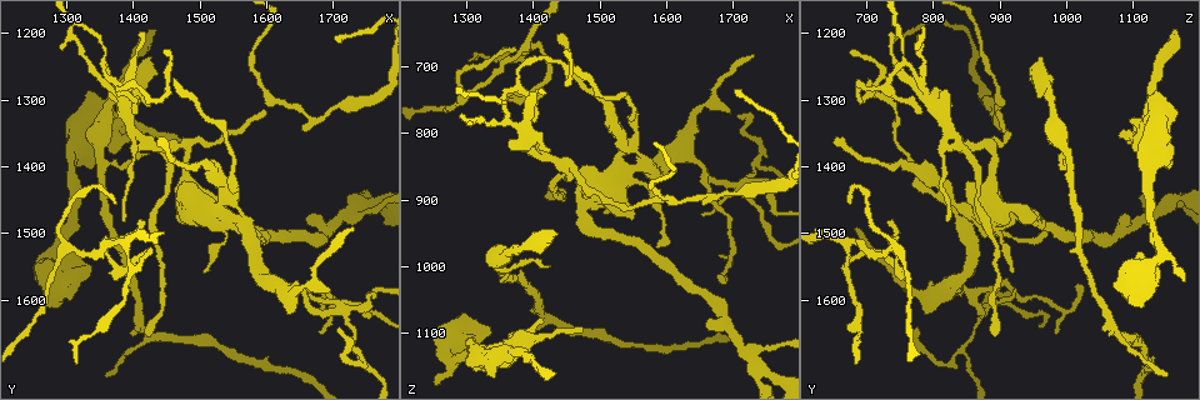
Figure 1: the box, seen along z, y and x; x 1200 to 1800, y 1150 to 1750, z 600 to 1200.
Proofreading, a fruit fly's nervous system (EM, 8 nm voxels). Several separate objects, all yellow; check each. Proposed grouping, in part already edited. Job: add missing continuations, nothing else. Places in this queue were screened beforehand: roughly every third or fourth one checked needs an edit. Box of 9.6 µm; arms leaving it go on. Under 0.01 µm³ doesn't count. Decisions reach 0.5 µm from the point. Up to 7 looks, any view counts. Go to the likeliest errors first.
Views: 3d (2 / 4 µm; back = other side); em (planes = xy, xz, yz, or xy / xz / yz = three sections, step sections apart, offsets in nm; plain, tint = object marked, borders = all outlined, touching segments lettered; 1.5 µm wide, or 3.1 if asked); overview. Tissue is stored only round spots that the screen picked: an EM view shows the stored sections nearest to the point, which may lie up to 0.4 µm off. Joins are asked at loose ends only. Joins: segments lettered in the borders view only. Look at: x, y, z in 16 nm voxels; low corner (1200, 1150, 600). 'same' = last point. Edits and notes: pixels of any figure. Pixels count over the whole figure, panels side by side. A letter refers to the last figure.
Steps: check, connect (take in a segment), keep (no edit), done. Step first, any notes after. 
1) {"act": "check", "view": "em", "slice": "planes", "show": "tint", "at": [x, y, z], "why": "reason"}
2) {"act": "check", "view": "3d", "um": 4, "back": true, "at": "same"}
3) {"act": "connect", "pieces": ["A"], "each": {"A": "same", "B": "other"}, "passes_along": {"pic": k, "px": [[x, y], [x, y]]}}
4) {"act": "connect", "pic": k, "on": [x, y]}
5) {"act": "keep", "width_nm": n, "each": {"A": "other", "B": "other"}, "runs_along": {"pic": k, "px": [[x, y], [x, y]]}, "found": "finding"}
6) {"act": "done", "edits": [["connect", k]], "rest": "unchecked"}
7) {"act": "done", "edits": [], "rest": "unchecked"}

{"act": "check", "view": "em", "slice": "xz", "step": 4, "show": "plain", "at": [1475, 1370, 1090], "why": "thin end"}

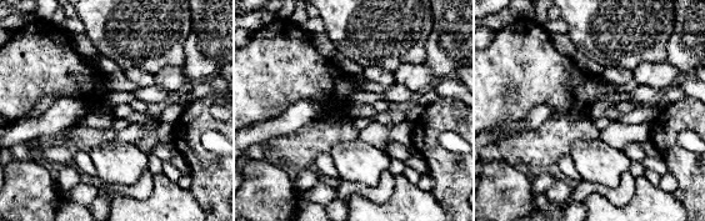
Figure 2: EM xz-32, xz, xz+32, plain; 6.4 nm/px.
{"act": "check", "view": "em", "slice": "xz", "step": 4, "show": "borders", "at": "same"}

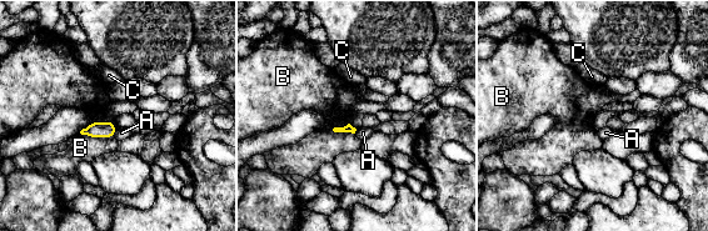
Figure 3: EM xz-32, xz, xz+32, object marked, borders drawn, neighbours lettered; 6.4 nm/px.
{"act": "keep", "each": {"A": "other", "B": "other", "C": "other"}, "border": {"pic": 3, "px": [[349, 124], [357, 129]]}, "found": "none of them fits"}

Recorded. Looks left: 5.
{"act": "check", "view": "3d", "um": 4, "at": [1415, 1200, 735], "why": "branch stops here"}

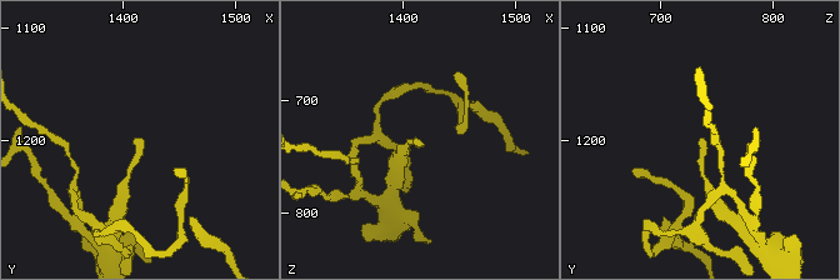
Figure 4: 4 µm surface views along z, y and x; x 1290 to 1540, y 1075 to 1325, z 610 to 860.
{"act": "check", "view": "em", "slice": "yz", "step": 8, "show": "borders", "at": [1412, 1198, 734]}

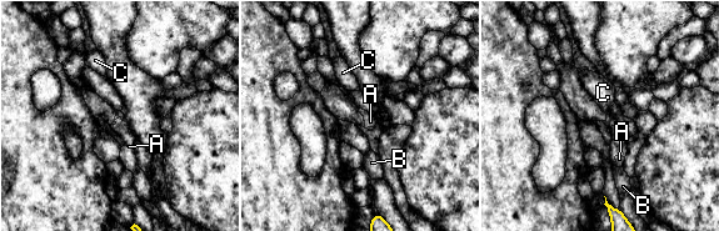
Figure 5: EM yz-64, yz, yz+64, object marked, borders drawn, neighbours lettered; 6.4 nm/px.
{"act": "check", "view": "em", "slice": "xz", "step": 8, "show": "borders", "at": "same", "why": "another direction"}

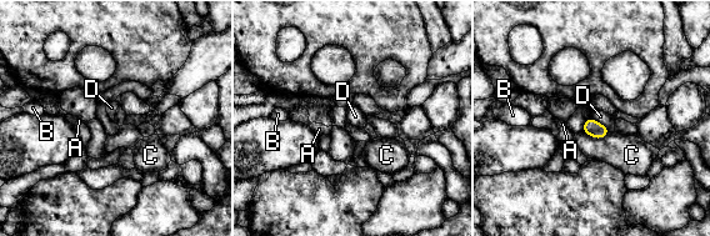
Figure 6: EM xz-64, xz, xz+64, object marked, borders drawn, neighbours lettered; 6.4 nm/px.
{"act": "keep", "each": {"A": "other", "B": "other", "C": "other", "D": "other"}, "border": {"pic": 6, "px": [[590, 116], [610, 131]]}, "found": "none of them fits"}

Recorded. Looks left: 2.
{"act": "check", "view": "3d", "um": 2, "at": [1290, 1220, 775], "why": "branch stops here"}

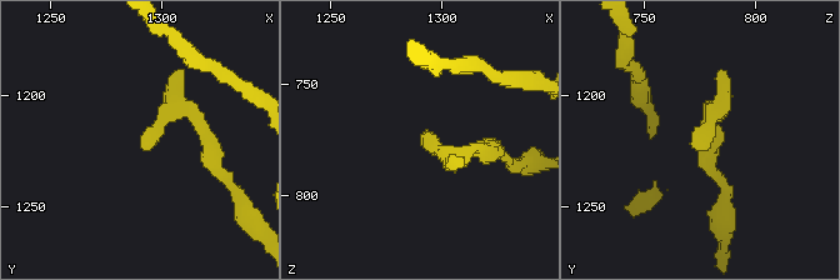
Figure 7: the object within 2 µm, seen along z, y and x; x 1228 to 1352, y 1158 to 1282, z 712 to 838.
{"act": "check", "view": "em", "slice": "yz", "step": 4, "show": "borders", "at": [1292, 1223, 773], "why": "shape alone is not enough"}

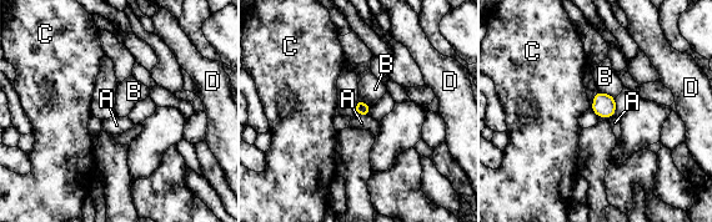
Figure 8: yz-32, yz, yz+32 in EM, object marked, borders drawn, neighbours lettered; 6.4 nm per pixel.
{"act": "keep", "longest_contact_nm": ["B", 130], "each": {"A": "other", "B": "other", "C": "other", "D": "other"}, "border": {"pic": 8, "px": [[598, 116], [612, 117]]}, "found": "none of them fits"}

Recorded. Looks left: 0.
{"act": "done", "edits": [], "rest": "unchecked"}

